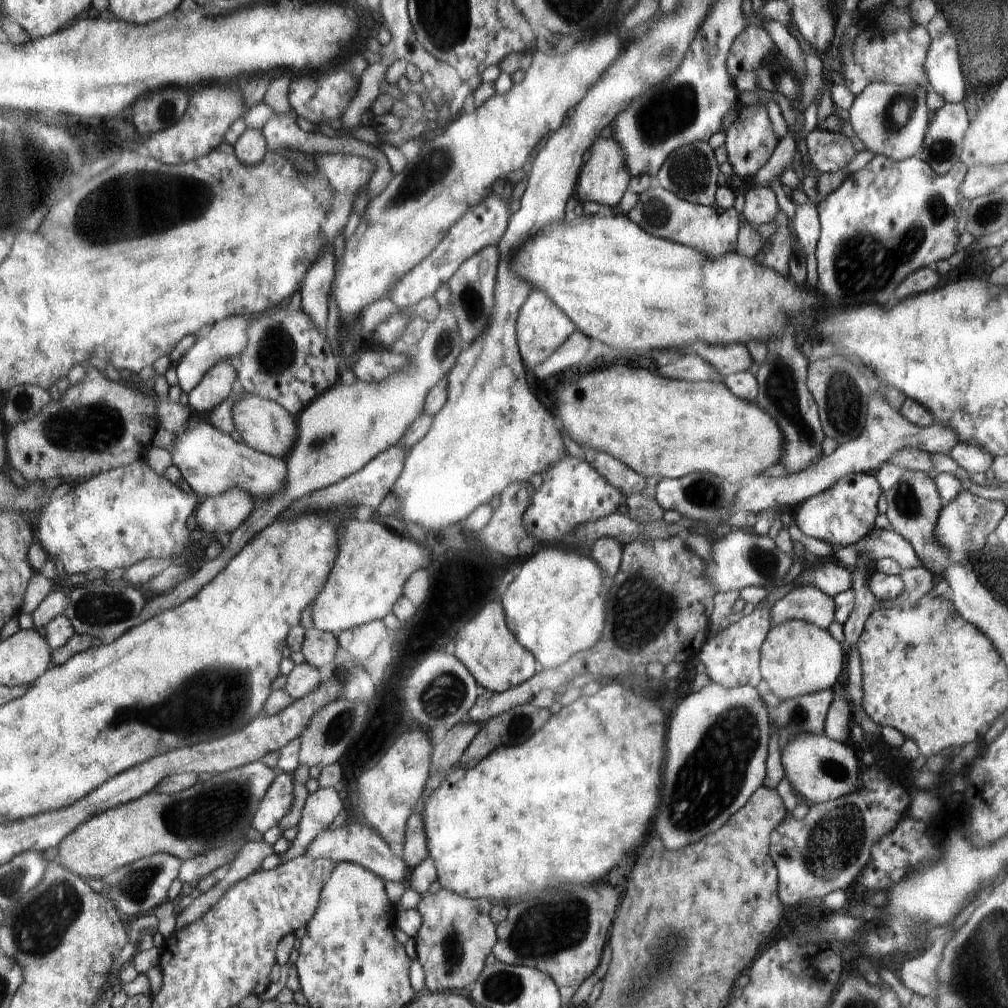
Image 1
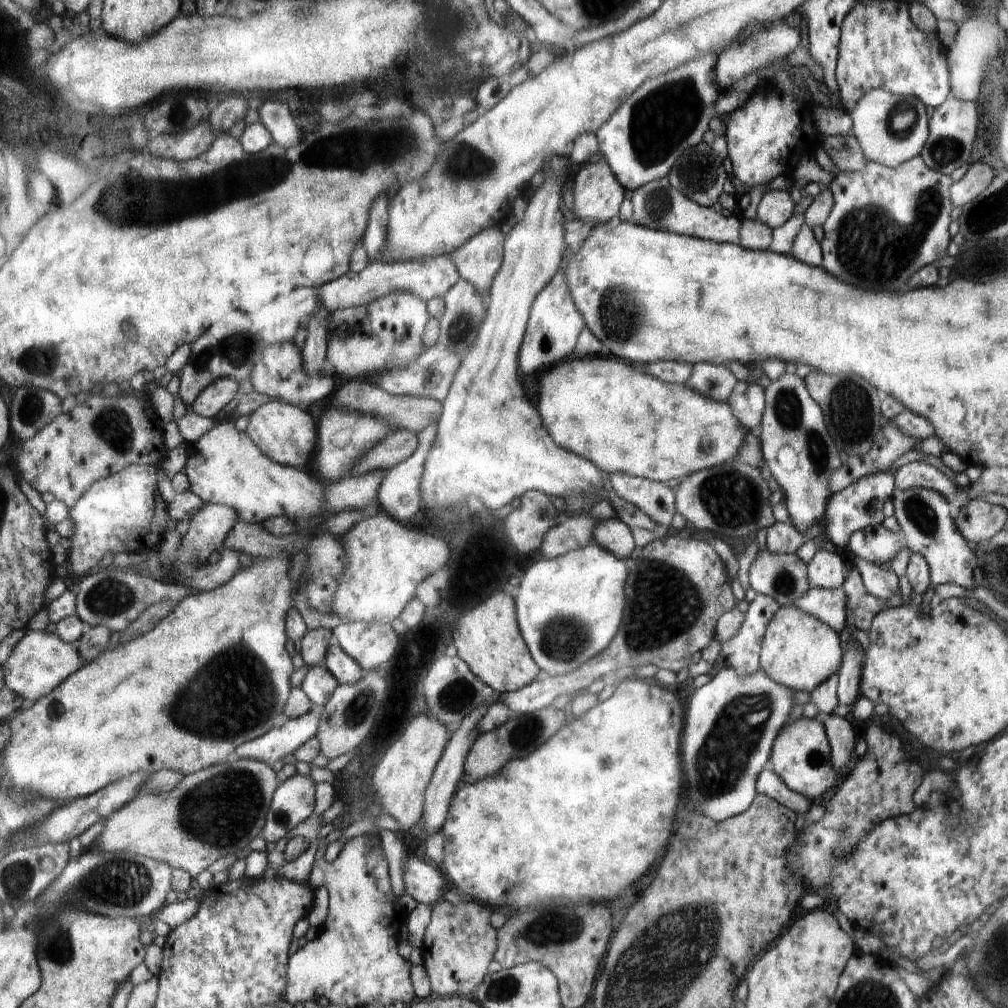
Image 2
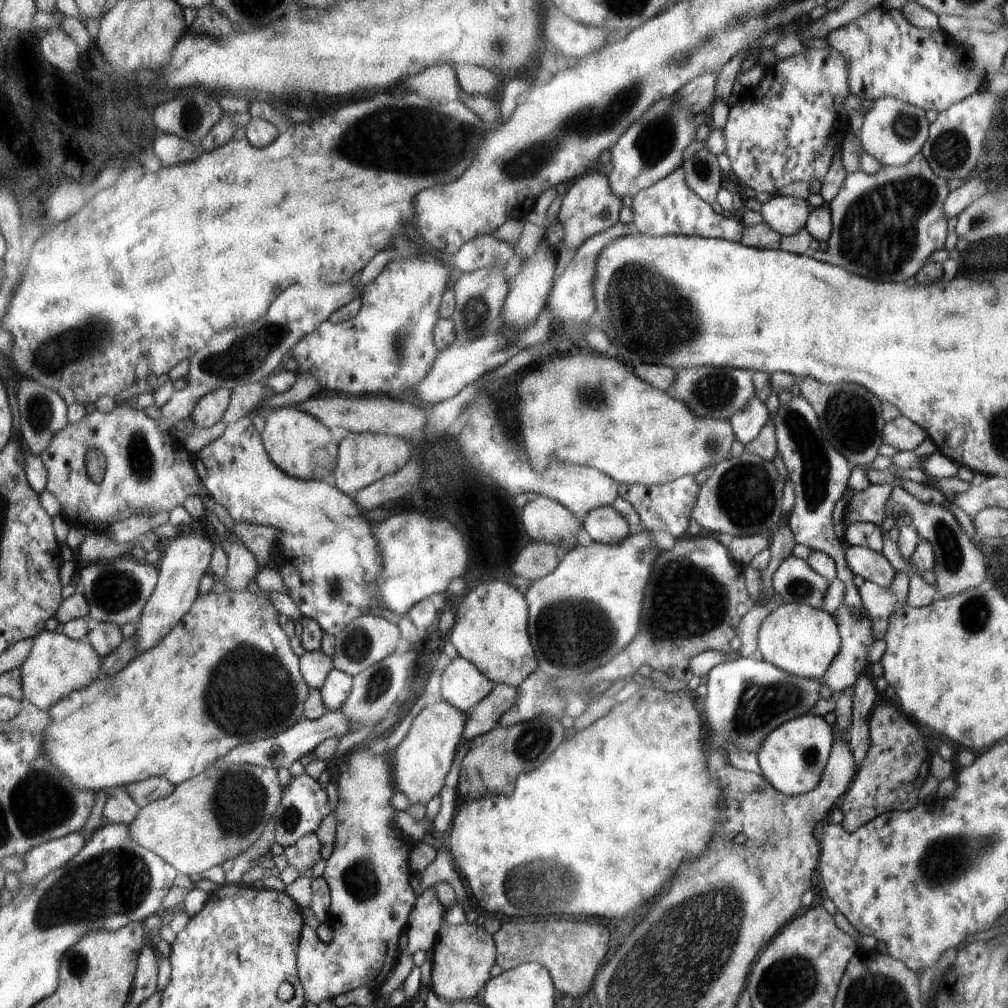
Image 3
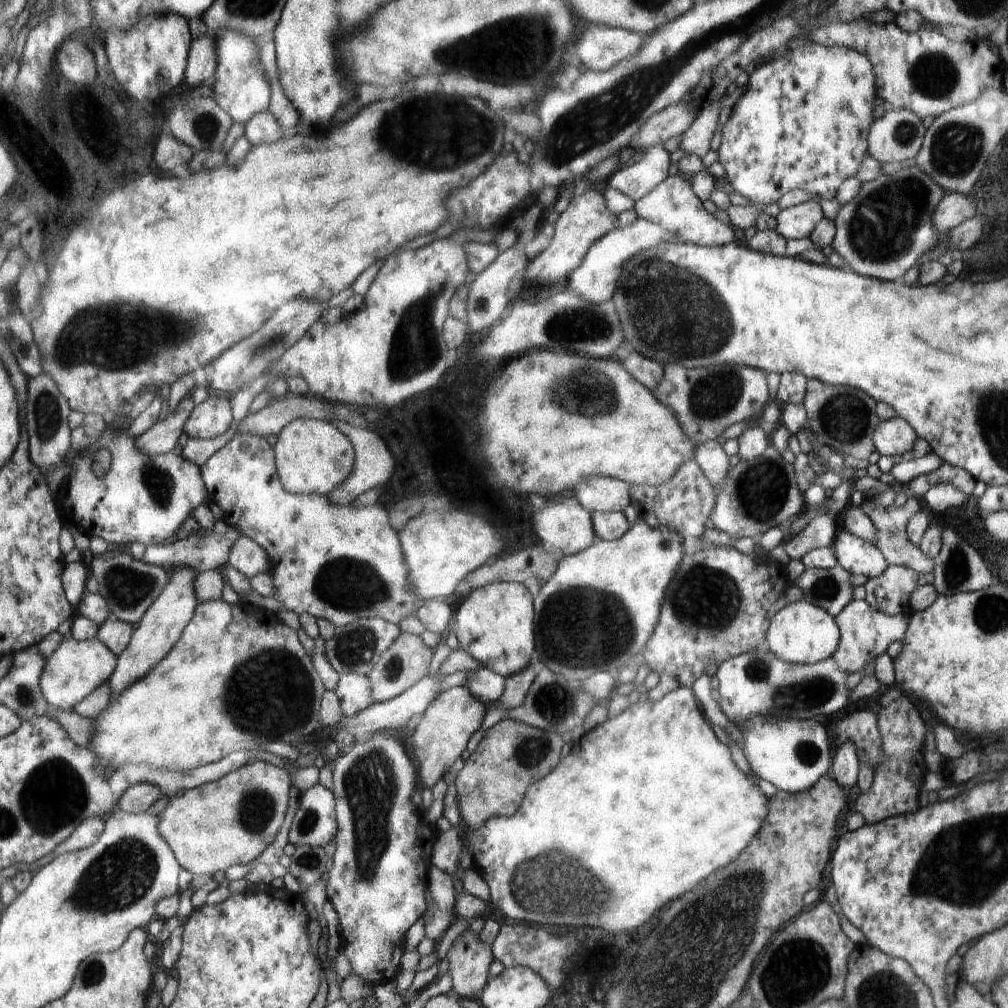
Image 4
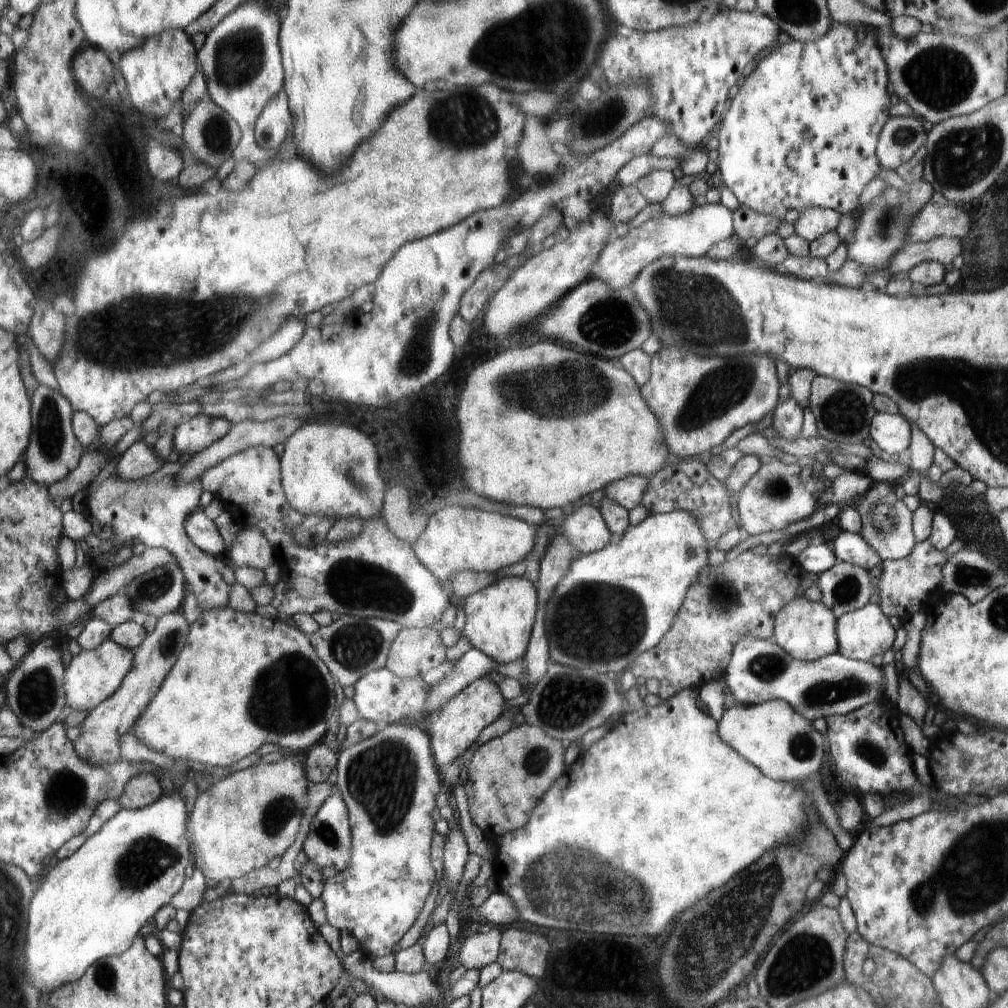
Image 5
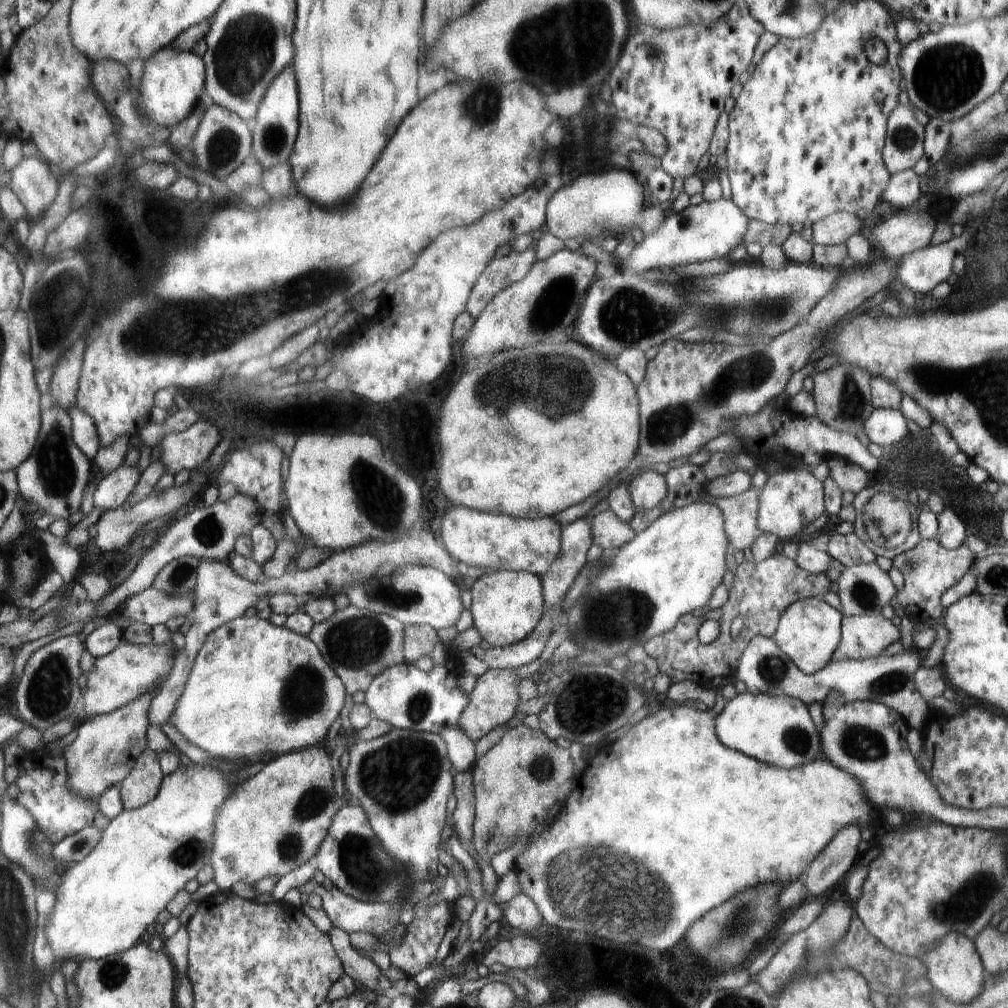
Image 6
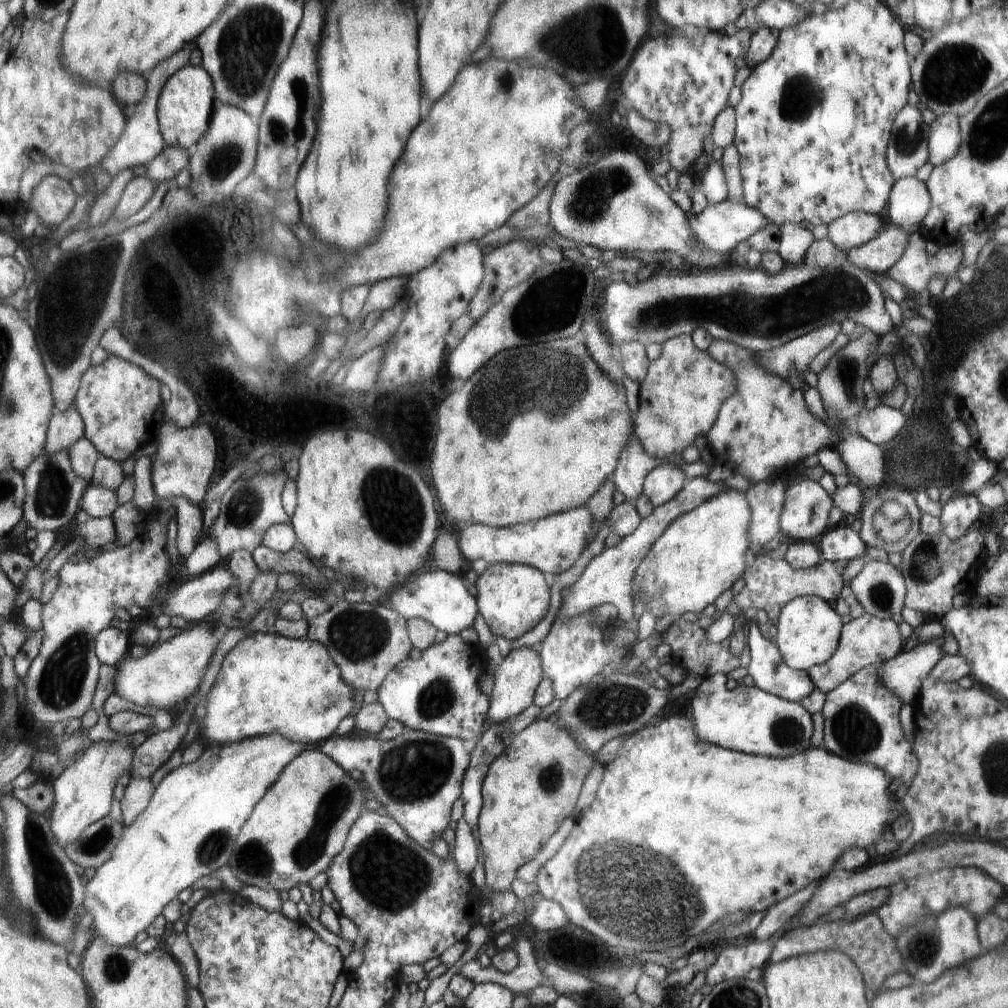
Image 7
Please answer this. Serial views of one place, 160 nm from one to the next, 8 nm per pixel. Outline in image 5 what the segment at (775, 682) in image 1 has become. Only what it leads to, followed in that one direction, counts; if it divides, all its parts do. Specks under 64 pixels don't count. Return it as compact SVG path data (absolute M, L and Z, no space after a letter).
M805 596L794 598L786 610L776 616L774 642L789 655L801 661L817 661L819 658L838 652L836 634L837 615L830 607L820 601L810 601Z

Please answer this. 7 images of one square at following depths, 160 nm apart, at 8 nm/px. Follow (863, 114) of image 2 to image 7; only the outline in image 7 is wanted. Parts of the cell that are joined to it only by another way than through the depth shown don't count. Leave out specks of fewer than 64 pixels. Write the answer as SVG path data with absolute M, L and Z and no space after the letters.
M905 106L894 119L887 144L887 165L894 178L914 177L928 160L930 128L922 120L922 114Z

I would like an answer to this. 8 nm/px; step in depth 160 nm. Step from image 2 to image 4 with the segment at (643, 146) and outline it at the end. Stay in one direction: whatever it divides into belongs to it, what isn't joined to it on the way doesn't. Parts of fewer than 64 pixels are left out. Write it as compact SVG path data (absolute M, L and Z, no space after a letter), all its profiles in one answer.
M663 145L647 147L645 156L639 162L621 166L608 178L608 186L638 200L657 188L670 175L668 167L672 164L670 153Z

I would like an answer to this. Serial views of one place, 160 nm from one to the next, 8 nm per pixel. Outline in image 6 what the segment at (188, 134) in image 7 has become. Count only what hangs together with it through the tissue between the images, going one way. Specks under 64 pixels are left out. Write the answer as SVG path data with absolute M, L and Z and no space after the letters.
M167 48L142 65L142 98L146 112L162 128L176 128L197 109L207 90L205 58L192 51Z

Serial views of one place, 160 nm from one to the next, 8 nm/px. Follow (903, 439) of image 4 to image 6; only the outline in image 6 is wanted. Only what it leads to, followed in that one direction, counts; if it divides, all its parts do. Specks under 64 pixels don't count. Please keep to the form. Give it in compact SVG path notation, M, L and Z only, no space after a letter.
M874 408L864 424L864 431L869 442L884 448L903 439L908 434L908 427L900 409Z

